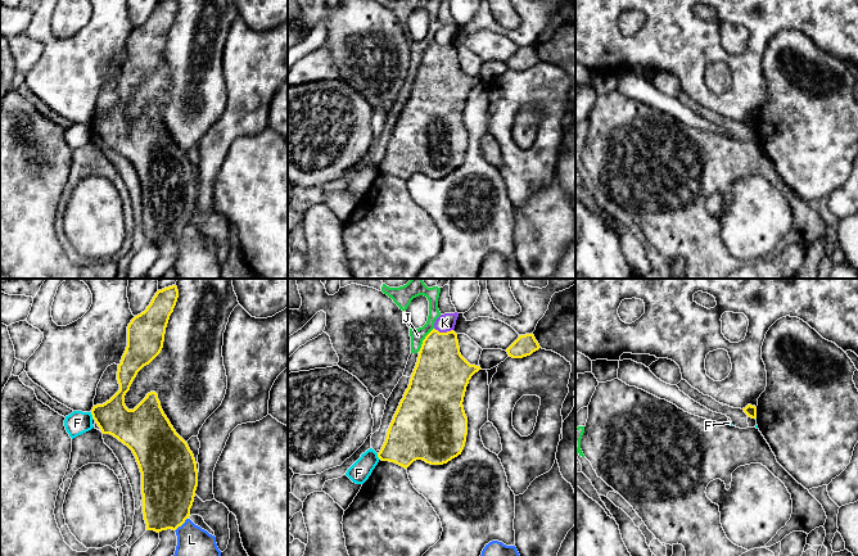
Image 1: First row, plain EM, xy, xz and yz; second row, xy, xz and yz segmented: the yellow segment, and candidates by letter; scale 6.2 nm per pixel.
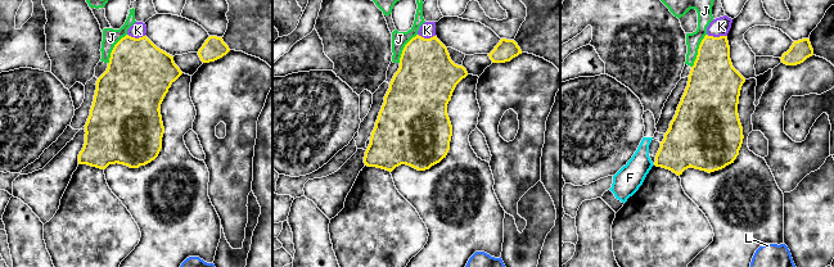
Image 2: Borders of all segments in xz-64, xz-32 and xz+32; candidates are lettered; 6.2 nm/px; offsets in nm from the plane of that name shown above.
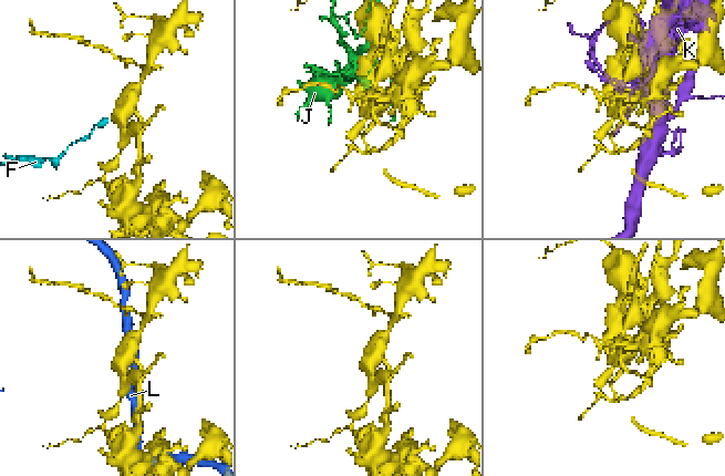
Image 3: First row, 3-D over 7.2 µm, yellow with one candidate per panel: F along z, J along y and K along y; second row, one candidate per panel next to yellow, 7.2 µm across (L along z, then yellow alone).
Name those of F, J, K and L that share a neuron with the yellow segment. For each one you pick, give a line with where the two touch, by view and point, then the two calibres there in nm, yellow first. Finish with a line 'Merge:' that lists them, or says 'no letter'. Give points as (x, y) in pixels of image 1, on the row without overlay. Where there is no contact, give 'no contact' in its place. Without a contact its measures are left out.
Merge: no letter

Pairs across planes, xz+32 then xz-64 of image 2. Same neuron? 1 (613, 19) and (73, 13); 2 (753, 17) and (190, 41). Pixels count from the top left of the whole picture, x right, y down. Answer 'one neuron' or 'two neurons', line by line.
1: one neuron
2: two neurons

